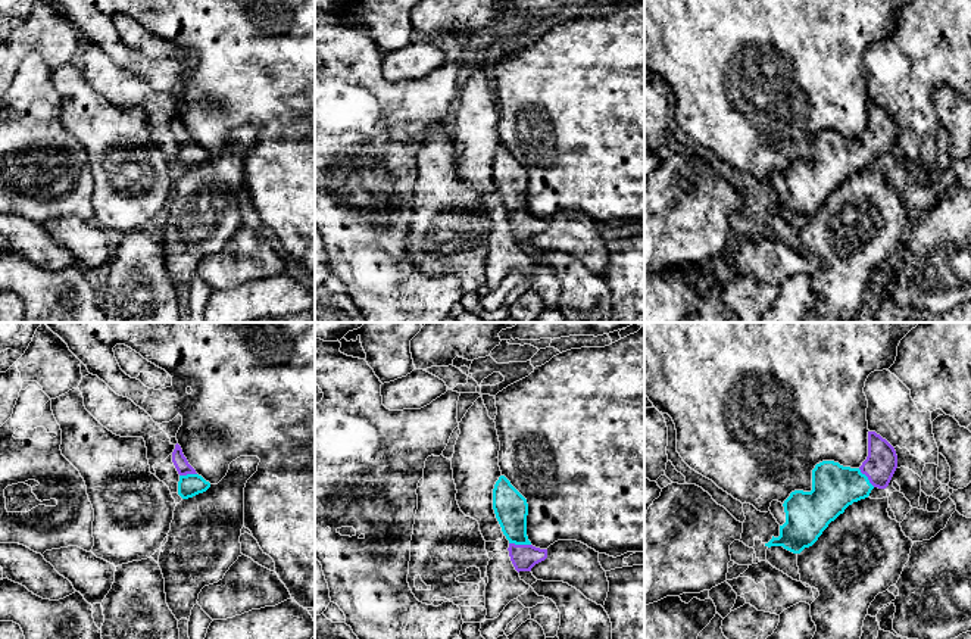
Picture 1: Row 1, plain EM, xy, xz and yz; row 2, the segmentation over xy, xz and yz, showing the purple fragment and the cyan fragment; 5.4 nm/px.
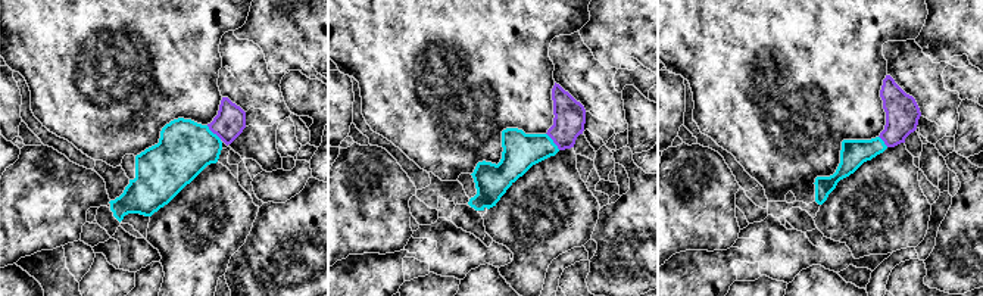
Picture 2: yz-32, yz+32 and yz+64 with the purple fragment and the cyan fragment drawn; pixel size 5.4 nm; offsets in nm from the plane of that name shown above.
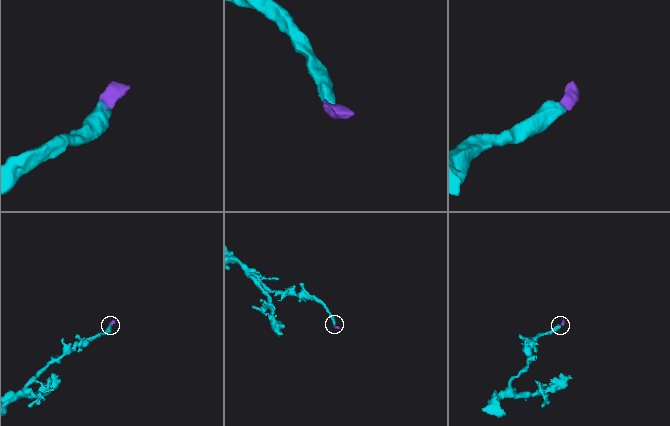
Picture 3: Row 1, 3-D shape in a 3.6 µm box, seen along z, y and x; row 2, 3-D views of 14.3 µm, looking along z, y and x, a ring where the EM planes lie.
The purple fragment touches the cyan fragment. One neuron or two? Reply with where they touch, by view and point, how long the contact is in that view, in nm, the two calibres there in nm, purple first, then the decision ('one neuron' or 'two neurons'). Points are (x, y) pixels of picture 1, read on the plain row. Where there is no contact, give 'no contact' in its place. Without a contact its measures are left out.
contact xz (520, 215); length 120 nm; calibres 140 and 190 nm; one neuron

